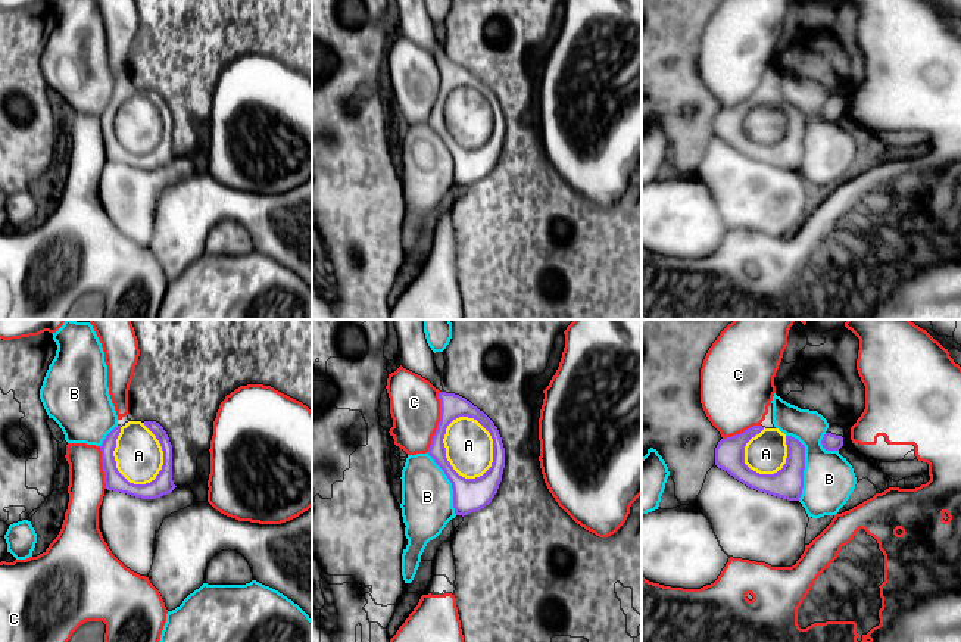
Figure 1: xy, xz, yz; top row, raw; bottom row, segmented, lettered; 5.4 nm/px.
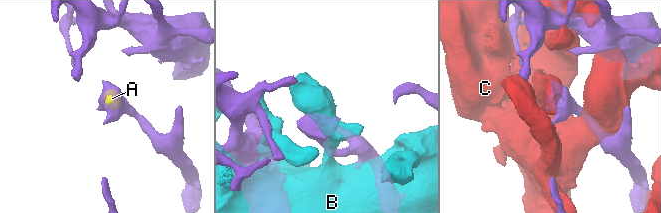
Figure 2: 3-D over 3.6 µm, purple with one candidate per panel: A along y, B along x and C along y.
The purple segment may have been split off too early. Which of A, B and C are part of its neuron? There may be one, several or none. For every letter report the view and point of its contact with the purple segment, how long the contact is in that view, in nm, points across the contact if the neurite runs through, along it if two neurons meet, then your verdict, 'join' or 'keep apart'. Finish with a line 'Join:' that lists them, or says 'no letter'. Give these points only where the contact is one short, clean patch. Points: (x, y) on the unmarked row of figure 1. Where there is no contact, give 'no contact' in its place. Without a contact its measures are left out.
A: xz (445, 122) | 360 nm | join
B: yz (804, 134) | 360 nm | keep apart
C: xz (439, 92) | 340 nm | keep apart
Join: A

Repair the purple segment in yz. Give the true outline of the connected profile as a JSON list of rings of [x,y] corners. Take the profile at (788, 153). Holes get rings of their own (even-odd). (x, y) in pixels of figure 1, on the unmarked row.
[[[753,96],[718,112],[715,135],[751,159],[799,171],[804,159],[805,116],[779,99]]]

